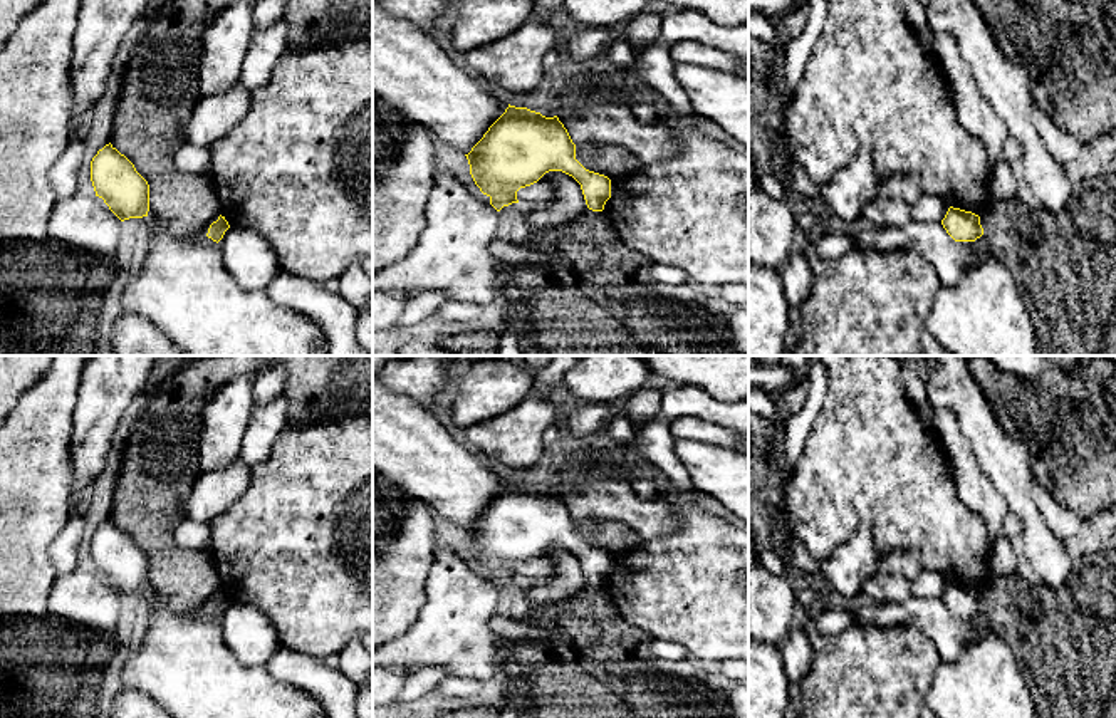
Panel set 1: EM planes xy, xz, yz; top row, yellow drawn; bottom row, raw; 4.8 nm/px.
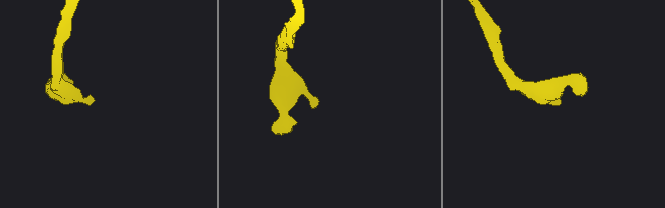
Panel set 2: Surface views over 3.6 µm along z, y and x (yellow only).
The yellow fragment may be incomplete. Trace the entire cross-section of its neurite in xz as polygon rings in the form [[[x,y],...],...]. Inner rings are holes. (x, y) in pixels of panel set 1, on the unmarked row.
[[[508,480],[505,488],[465,532],[475,560],[490,574],[490,580],[497,587],[519,579],[517,567],[537,559],[549,547],[562,547],[572,552],[581,560],[586,580],[592,587],[602,587],[606,577],[611,574],[611,555],[586,545],[576,535],[576,520],[557,492],[545,493],[527,483]]]

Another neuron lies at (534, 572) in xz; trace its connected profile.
[[[549,547],[537,559],[517,567],[517,575],[522,584],[535,587],[552,574],[552,554],[555,549],[557,547]]]

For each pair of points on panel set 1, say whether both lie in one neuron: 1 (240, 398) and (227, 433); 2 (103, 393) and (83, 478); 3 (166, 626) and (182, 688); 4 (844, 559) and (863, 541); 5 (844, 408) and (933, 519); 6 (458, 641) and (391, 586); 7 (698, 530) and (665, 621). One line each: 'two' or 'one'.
1: one
2: one
3: one
4: one
5: one
6: two
7: one

